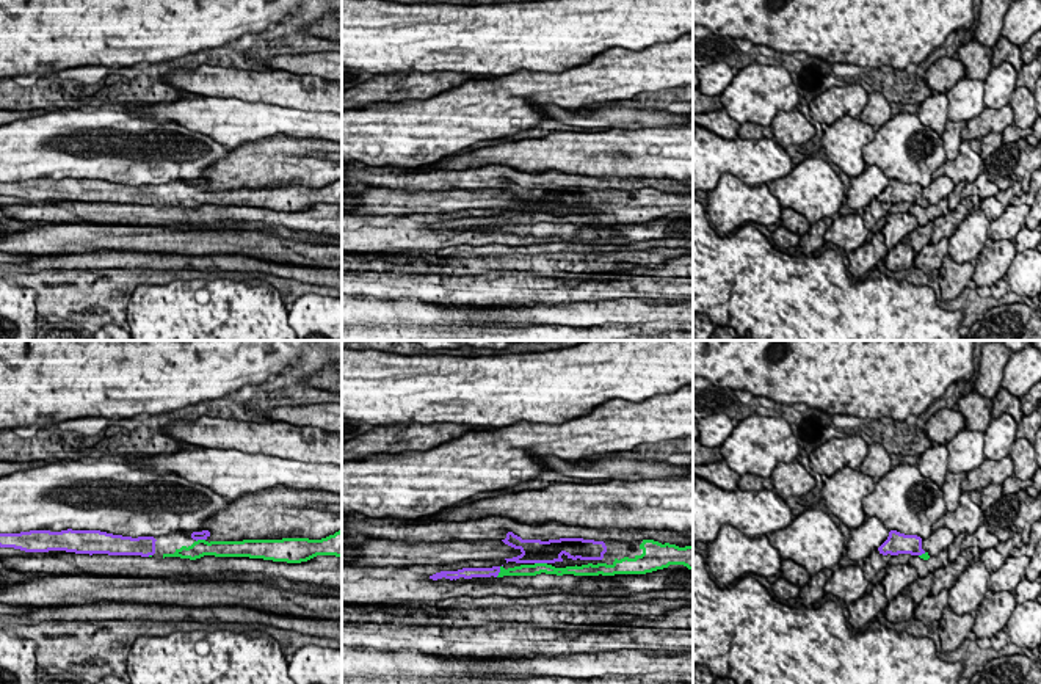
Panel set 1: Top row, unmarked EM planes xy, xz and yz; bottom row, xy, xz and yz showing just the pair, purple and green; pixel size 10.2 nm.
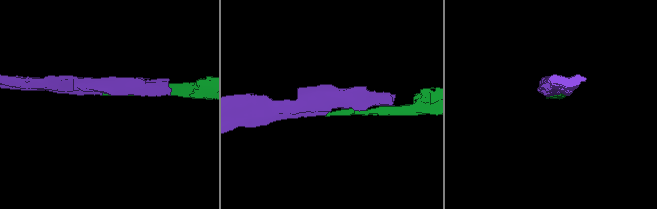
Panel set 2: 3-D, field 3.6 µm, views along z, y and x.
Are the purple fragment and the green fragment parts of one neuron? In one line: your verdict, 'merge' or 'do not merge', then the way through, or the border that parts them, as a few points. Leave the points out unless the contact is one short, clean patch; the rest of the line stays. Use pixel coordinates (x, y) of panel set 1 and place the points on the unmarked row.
merge

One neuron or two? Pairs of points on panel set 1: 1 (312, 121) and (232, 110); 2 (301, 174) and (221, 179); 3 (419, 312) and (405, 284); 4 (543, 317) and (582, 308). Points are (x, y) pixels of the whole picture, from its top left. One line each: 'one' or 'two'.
1: one
2: one
3: two
4: one

